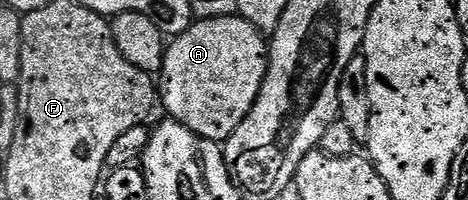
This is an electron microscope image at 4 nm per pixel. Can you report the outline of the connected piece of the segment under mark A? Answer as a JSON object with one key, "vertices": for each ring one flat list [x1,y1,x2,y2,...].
{"vertices":[[206,18,193,21,186,30,179,31,176,38,167,43,164,51,164,69,162,79,162,106,168,109,167,117,190,128,206,140,223,144,236,131,238,124,246,120,254,100,264,83,268,71,269,43,265,35,254,24,244,18]]}

